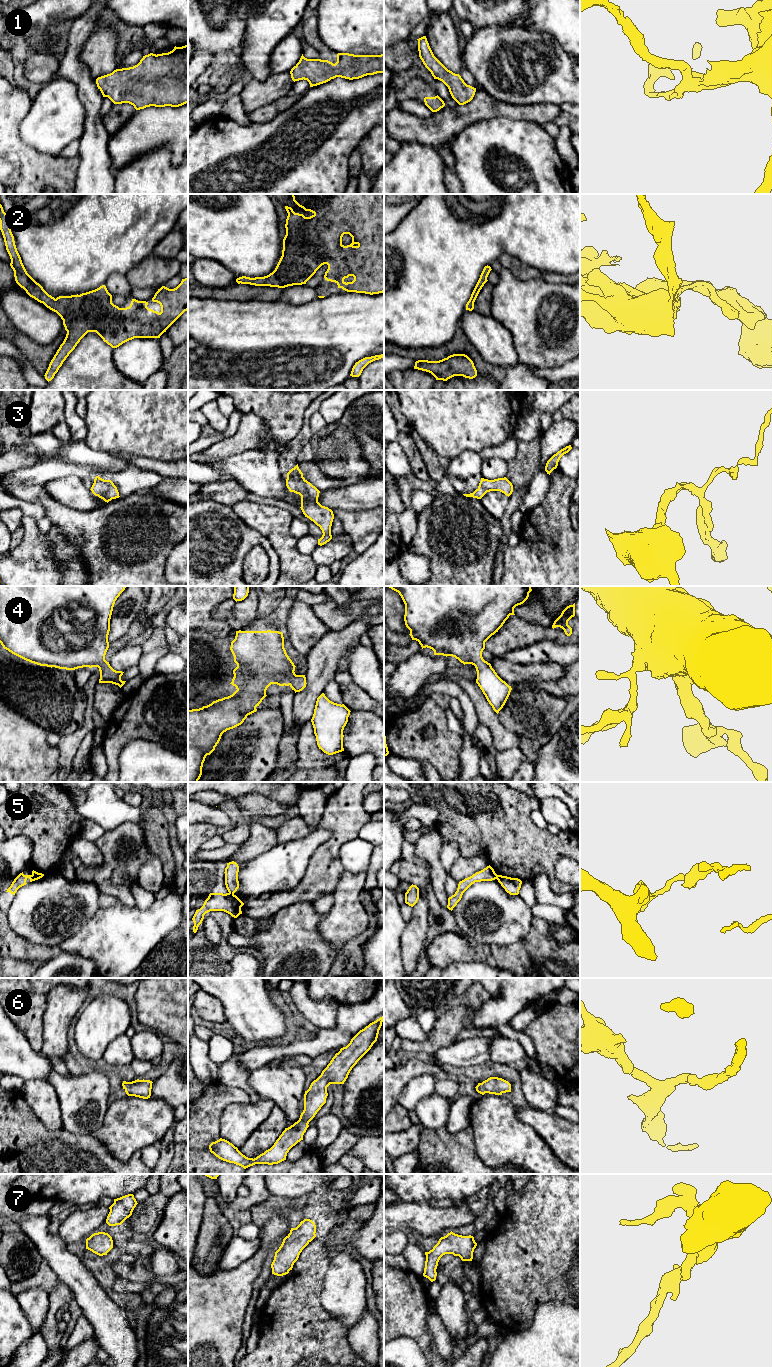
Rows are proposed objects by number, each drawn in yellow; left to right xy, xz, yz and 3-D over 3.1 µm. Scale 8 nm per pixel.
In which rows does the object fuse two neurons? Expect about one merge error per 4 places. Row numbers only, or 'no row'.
5

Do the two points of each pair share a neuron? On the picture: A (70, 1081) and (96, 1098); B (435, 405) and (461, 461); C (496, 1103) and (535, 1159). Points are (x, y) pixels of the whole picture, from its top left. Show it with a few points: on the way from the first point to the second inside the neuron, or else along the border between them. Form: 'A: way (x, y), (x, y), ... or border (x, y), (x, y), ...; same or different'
A: way (76, 1087), (87, 1098), (90, 1098); same
B: border (478, 452), (464, 450), (450, 460); different
C: way (496, 1117), (496, 1120), (521, 1145); same

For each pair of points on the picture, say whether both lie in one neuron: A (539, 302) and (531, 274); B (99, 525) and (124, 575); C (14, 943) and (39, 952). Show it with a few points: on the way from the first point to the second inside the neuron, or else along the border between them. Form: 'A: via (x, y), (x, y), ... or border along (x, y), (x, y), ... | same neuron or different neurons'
A: border along (511, 272), (521, 280), (542, 278), (556, 283) | different neurons
B: via (98, 538), (97, 547), (105, 560), (111, 563) | same neuron
C: via (20, 948), (33, 952) | same neuron

